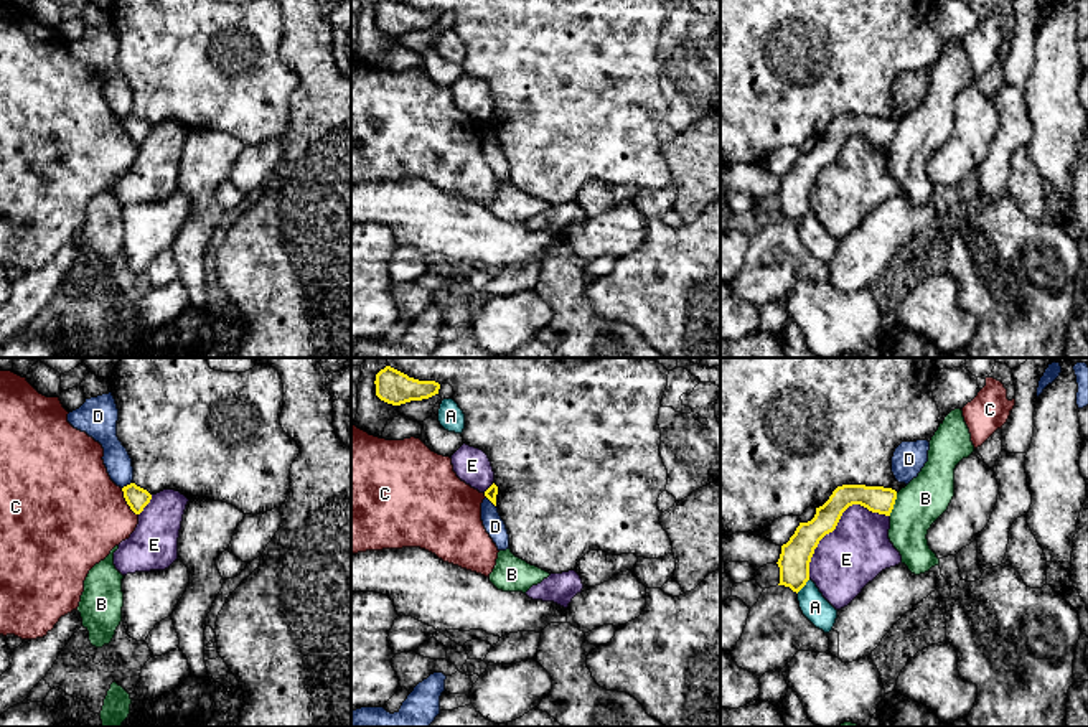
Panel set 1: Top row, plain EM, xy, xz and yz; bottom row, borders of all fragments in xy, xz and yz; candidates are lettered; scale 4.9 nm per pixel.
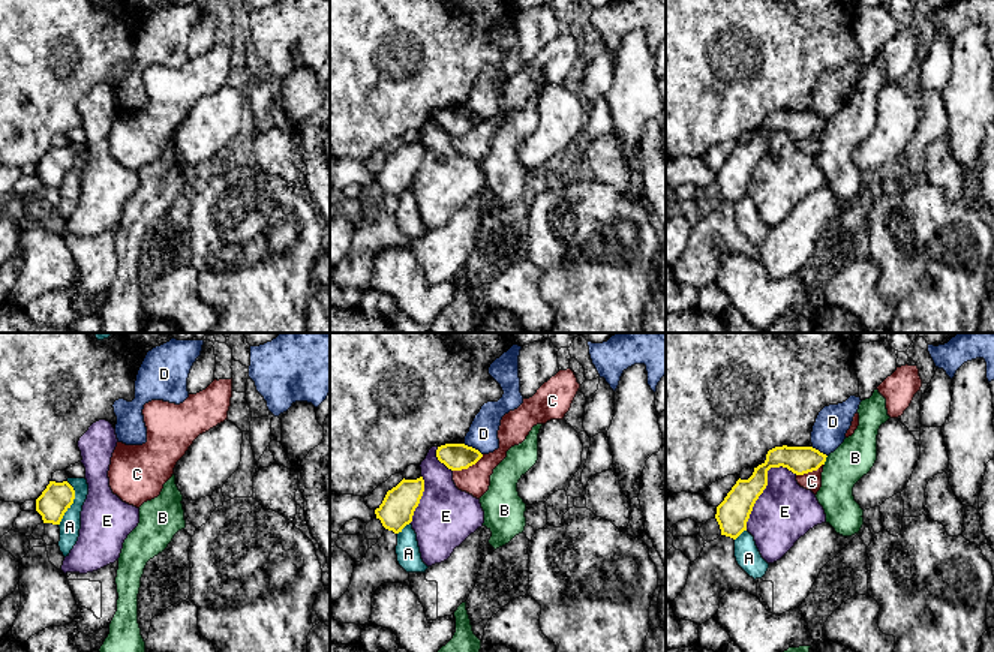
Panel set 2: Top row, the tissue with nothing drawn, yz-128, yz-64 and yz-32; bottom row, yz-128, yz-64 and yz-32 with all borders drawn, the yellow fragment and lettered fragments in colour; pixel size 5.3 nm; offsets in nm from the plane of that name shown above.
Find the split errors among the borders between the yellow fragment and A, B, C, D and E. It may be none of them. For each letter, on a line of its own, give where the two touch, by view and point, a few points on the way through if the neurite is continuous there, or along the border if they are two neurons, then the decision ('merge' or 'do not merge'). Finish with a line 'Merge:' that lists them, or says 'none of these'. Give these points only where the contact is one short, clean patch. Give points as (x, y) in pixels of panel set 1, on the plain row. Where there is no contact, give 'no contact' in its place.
A: contact yz (803, 216); do not merge
B: contact yz (894, 134); border yz (897, 124), (889, 145); do not merge
C: contact xy (126, 131); border xy (121, 119), (126, 134), (137, 145); do not merge
D: contact xy (127, 116); border xy (131, 112), (122, 119); do not merge
E: contact yz (838, 152); do not merge
Merge: none of these

